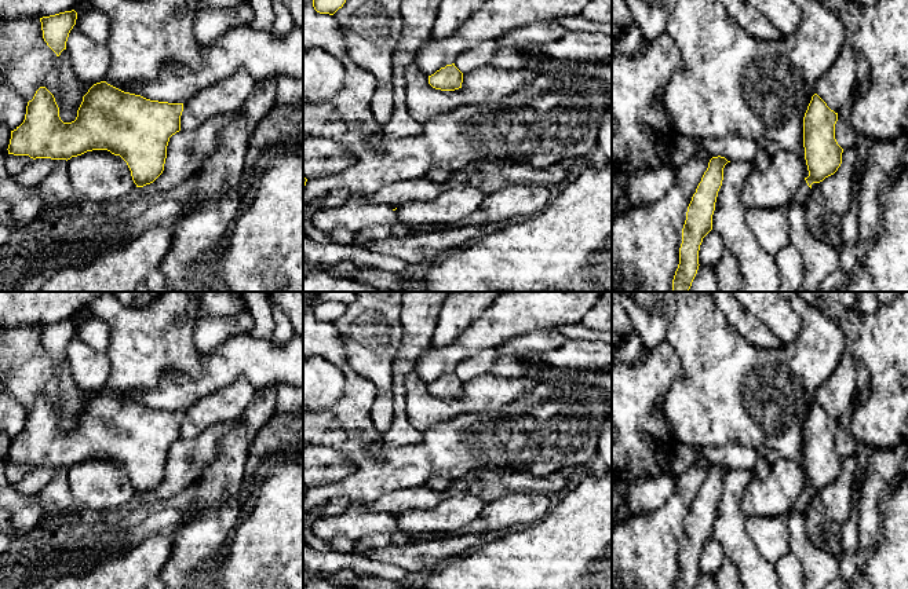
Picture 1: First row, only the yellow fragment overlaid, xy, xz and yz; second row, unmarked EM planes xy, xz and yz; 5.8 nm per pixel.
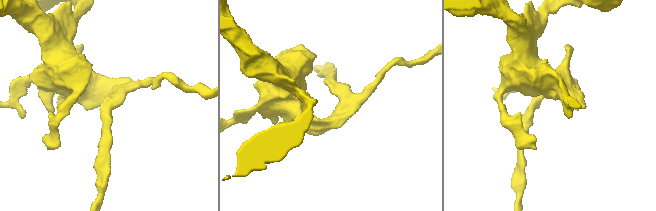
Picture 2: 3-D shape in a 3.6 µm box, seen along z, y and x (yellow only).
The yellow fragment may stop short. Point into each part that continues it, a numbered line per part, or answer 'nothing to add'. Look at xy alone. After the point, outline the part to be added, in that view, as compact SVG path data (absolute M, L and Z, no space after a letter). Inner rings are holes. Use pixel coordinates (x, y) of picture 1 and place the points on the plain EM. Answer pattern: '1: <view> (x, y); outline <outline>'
nothing to add

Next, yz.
1: yz (803, 500); outline M806 489L801 493L801 495L796 498L794 506L791 508L790 513L798 513L802 515L805 513L805 509L810 504L812 497L807 494Z

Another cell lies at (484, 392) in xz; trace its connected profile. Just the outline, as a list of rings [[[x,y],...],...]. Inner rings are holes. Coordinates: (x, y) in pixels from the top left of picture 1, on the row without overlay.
[[[553,367],[533,378],[526,376],[515,378],[496,377],[484,373],[463,383],[463,391],[459,398],[441,399],[429,392],[429,385],[413,370],[404,380],[406,391],[406,417],[415,429],[424,432],[459,414],[500,410],[537,384],[570,376],[573,372],[575,370]]]

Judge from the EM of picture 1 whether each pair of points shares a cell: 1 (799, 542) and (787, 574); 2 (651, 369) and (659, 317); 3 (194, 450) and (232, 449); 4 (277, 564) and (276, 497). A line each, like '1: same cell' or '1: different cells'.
1: different cells
2: different cells
3: different cells
4: same cell

